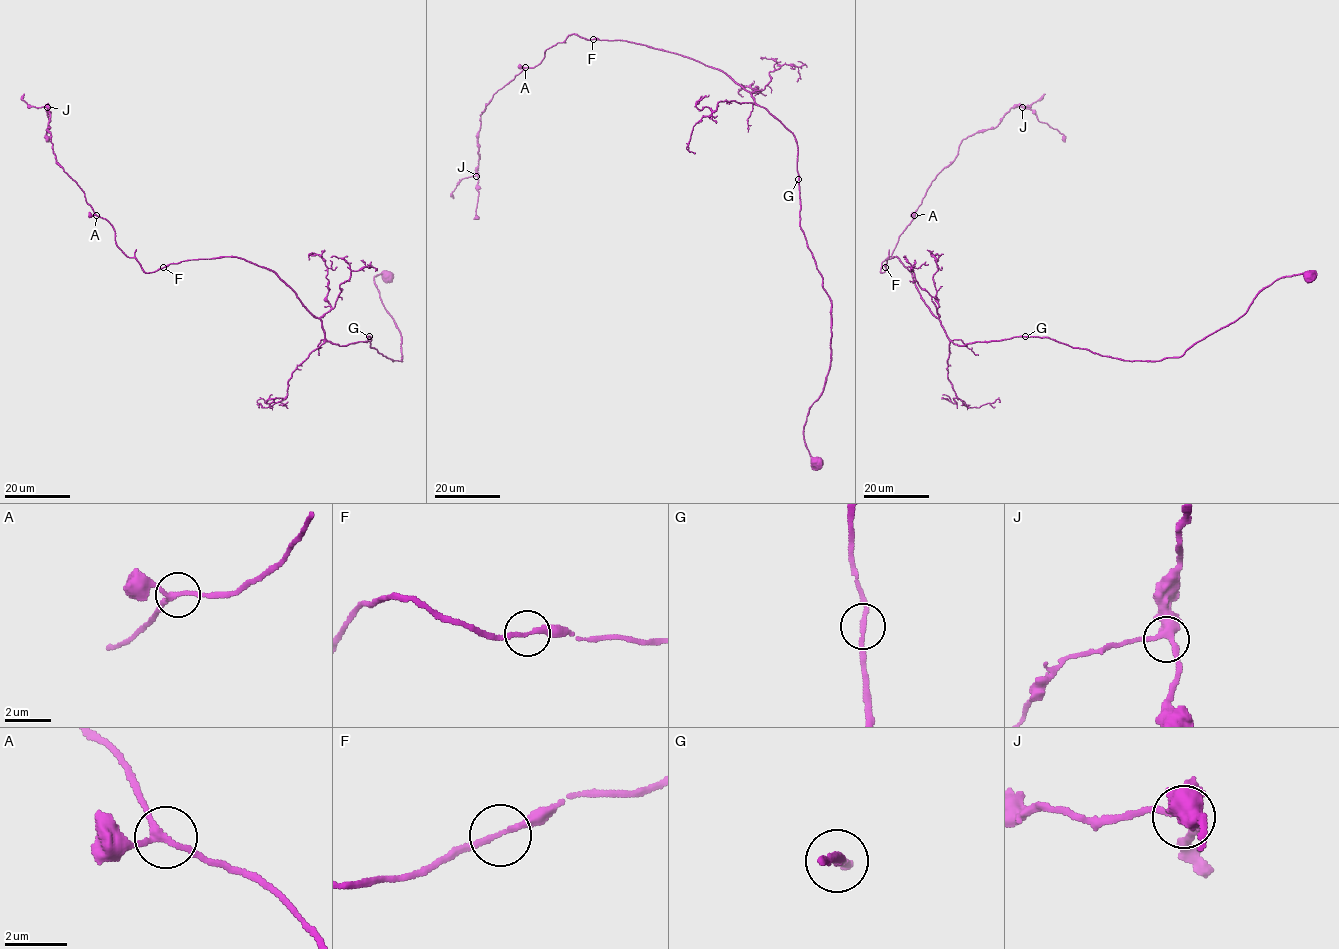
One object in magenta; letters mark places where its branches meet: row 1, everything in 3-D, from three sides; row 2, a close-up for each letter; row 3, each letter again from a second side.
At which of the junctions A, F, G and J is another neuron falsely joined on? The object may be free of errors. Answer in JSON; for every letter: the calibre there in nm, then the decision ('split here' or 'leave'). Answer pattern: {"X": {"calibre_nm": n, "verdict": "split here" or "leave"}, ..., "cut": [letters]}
{"A": {"calibre_nm": 190, "verdict": "leave"}, "F": {"calibre_nm": 170, "verdict": "leave"}, "G": {"calibre_nm": 190, "verdict": "leave"}, "J": {"calibre_nm": 360, "verdict": "leave"}, "cut": []}

